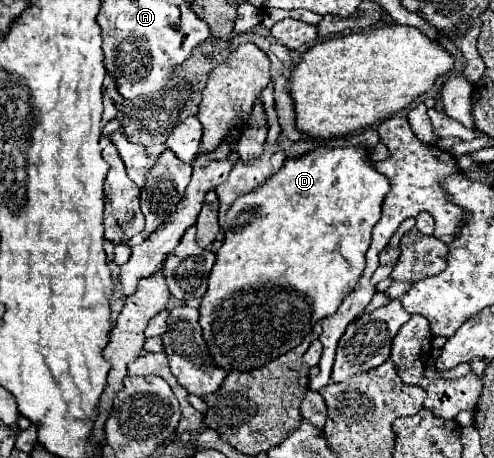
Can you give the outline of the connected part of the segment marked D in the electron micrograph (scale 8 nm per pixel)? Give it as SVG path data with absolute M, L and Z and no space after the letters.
M358 144L358 146L344 146L344 148L332 148L332 146L316 146L314 150L298 156L298 158L288 158L284 162L284 166L270 178L266 180L262 186L254 188L250 194L242 194L238 200L234 200L234 204L230 206L228 214L226 214L226 224L224 224L224 244L222 248L216 252L216 264L208 276L208 290L202 296L200 302L200 326L204 332L204 340L210 348L210 354L214 358L214 362L226 370L236 368L236 370L252 370L258 368L266 362L270 362L276 356L282 356L286 352L290 352L292 348L296 348L302 338L306 334L312 332L312 326L334 314L340 306L340 302L346 298L346 294L356 286L358 278L364 272L366 266L366 252L370 246L370 234L374 224L380 220L382 216L382 202L384 196L390 192L390 180L386 176L382 176L372 164L370 164L370 150L366 144Z

